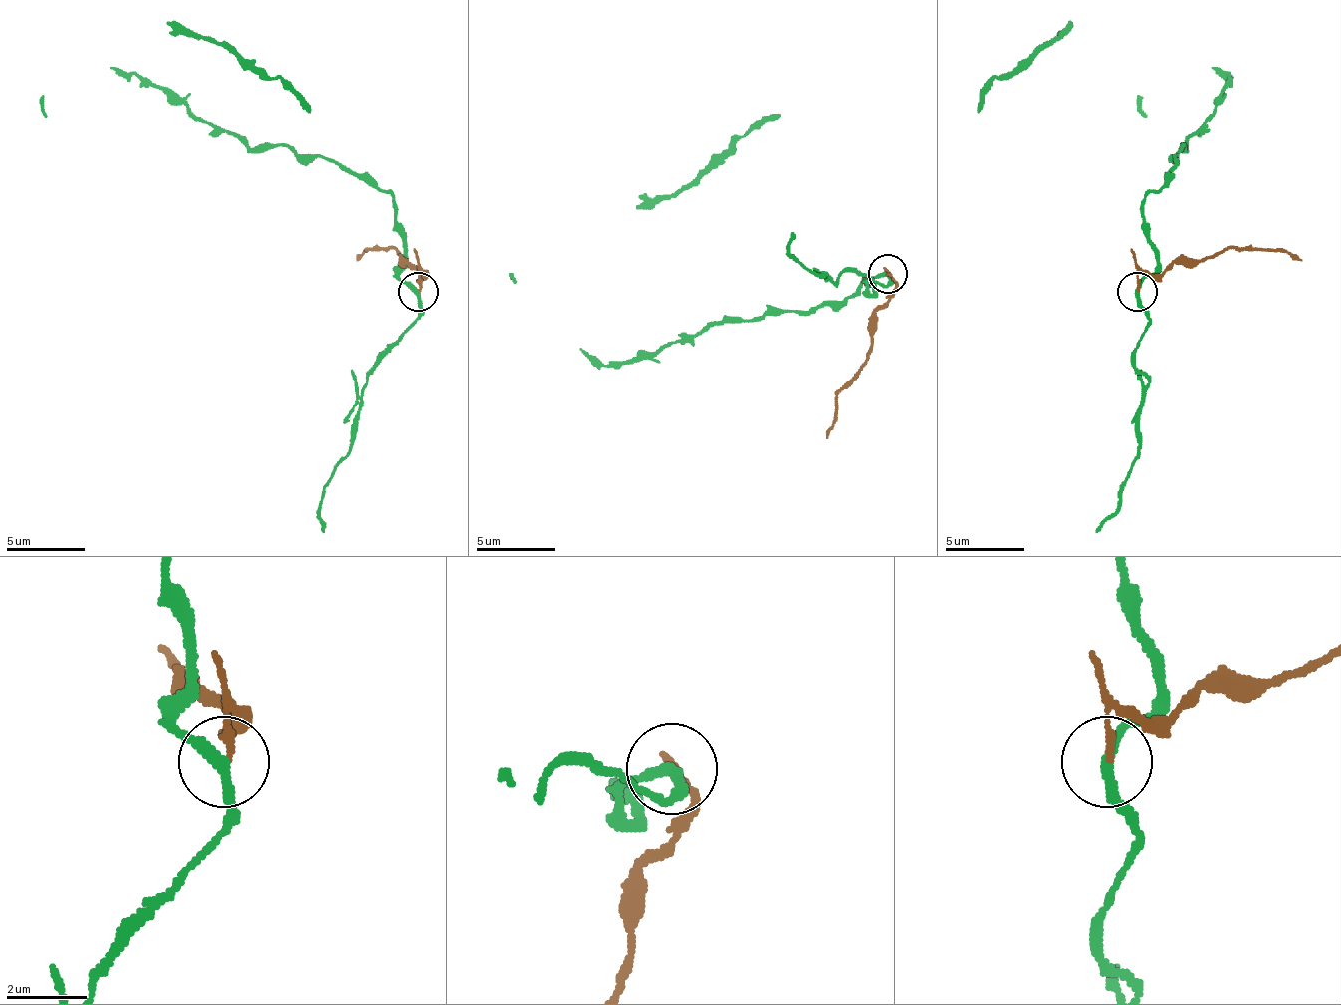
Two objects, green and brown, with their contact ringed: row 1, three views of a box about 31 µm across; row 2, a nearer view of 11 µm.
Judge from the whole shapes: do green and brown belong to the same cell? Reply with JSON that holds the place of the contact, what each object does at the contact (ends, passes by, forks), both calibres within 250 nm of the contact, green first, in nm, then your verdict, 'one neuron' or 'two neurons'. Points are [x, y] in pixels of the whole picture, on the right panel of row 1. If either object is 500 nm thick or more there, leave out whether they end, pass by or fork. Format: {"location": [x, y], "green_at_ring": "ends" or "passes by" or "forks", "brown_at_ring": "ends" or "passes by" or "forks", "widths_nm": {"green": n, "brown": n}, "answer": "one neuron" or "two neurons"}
{"location": [1137, 291], "green_at_ring": "passes by", "brown_at_ring": "ends", "widths_nm": {"green": 280, "brown": 180}, "answer": "two neurons"}

